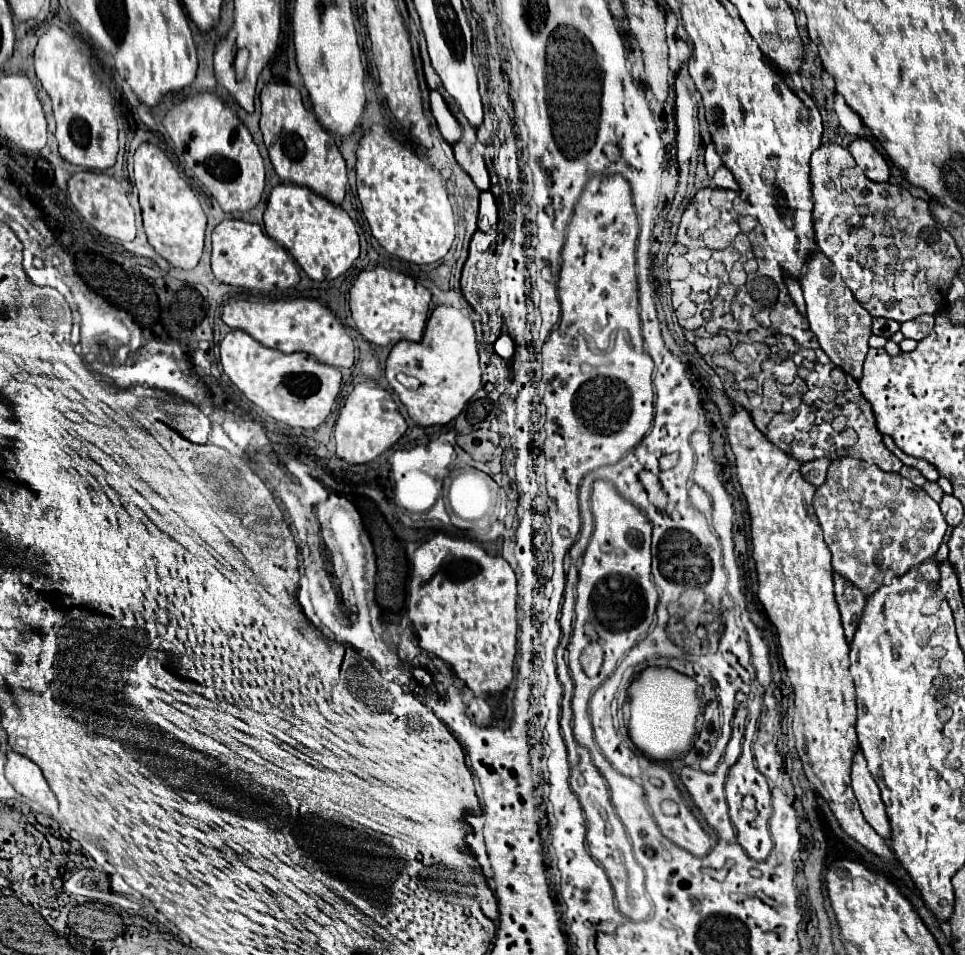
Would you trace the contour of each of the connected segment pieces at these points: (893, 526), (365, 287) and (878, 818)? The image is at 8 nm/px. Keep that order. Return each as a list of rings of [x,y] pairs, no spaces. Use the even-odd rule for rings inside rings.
[[[849,456],[831,462],[825,484],[815,492],[813,506],[823,528],[825,542],[833,554],[835,572],[859,586],[865,596],[875,592],[881,584],[889,584],[893,576],[901,576],[909,568],[933,556],[949,528],[939,506],[877,506],[877,488],[859,488],[859,460]]]
[[[383,265],[361,272],[349,290],[349,306],[355,326],[375,346],[387,346],[399,340],[419,342],[425,330],[429,302],[431,292],[427,288],[417,284],[412,277]]]
[[[857,754],[853,760],[853,770],[851,770],[851,786],[855,790],[855,796],[859,800],[861,812],[865,816],[865,820],[873,826],[873,830],[885,838],[891,840],[891,824],[887,820],[887,812],[885,812],[885,804],[881,800],[881,792],[871,776],[871,772],[867,770],[867,762],[863,758],[863,754]]]

